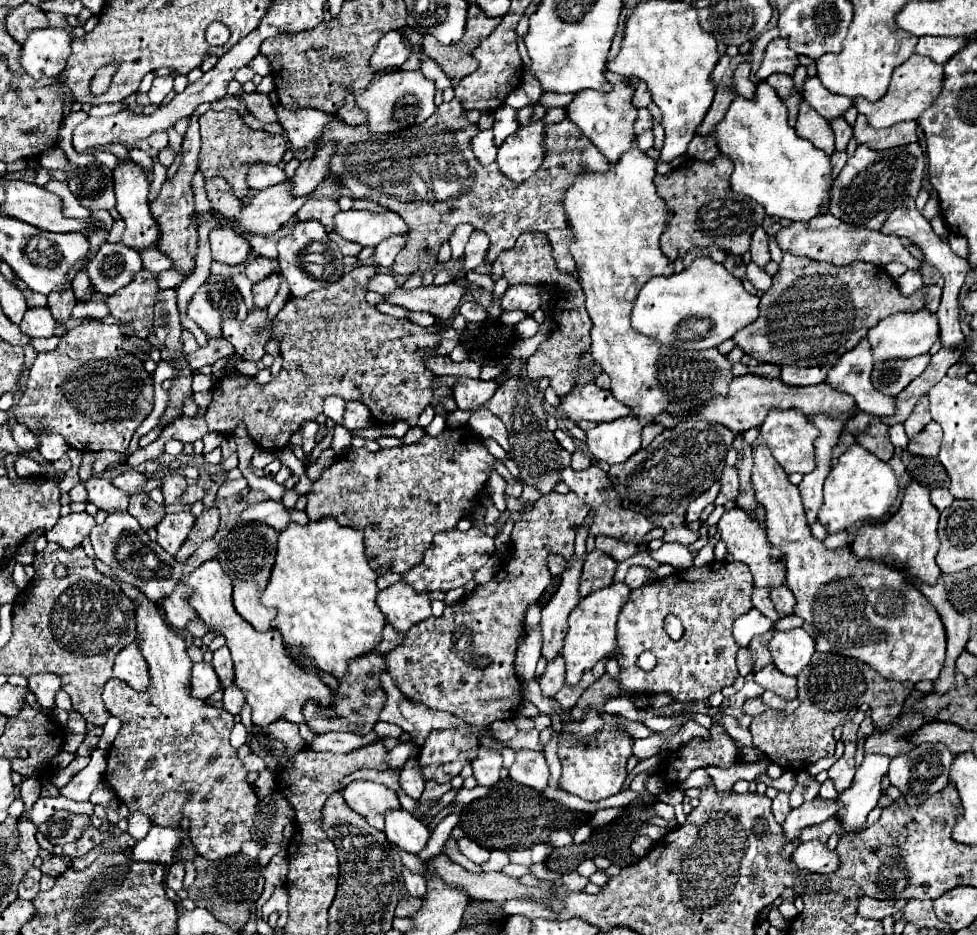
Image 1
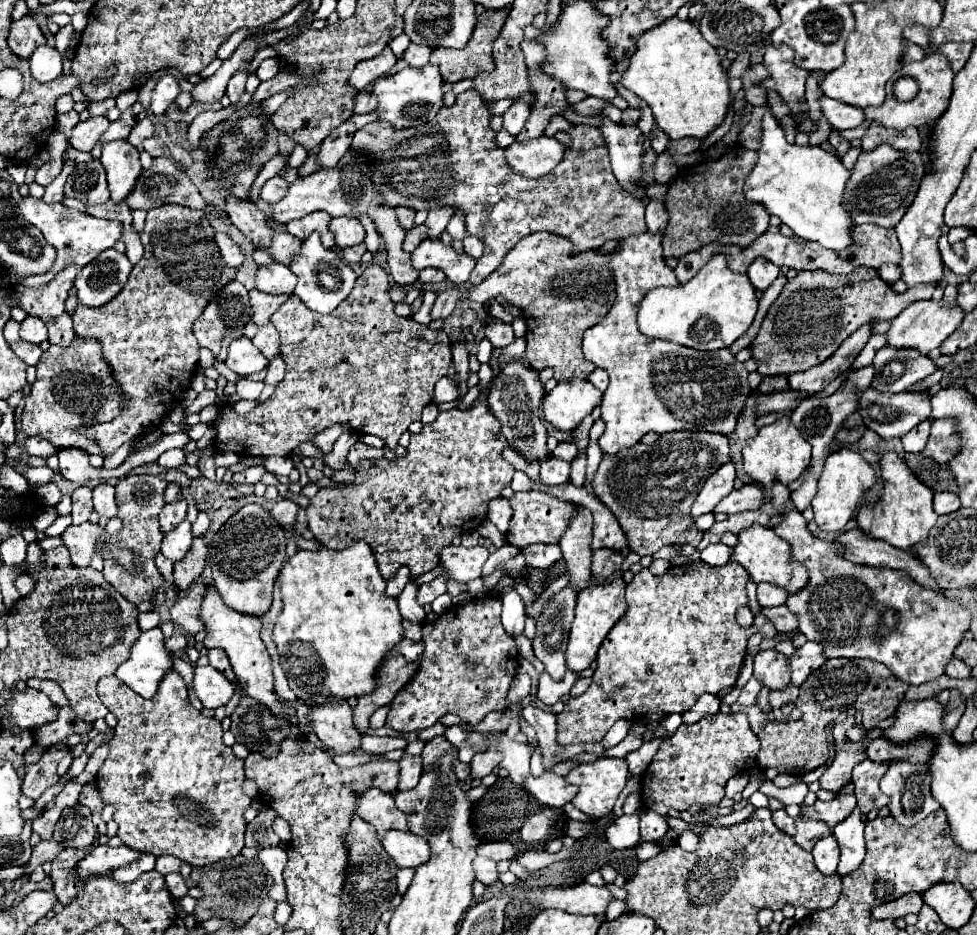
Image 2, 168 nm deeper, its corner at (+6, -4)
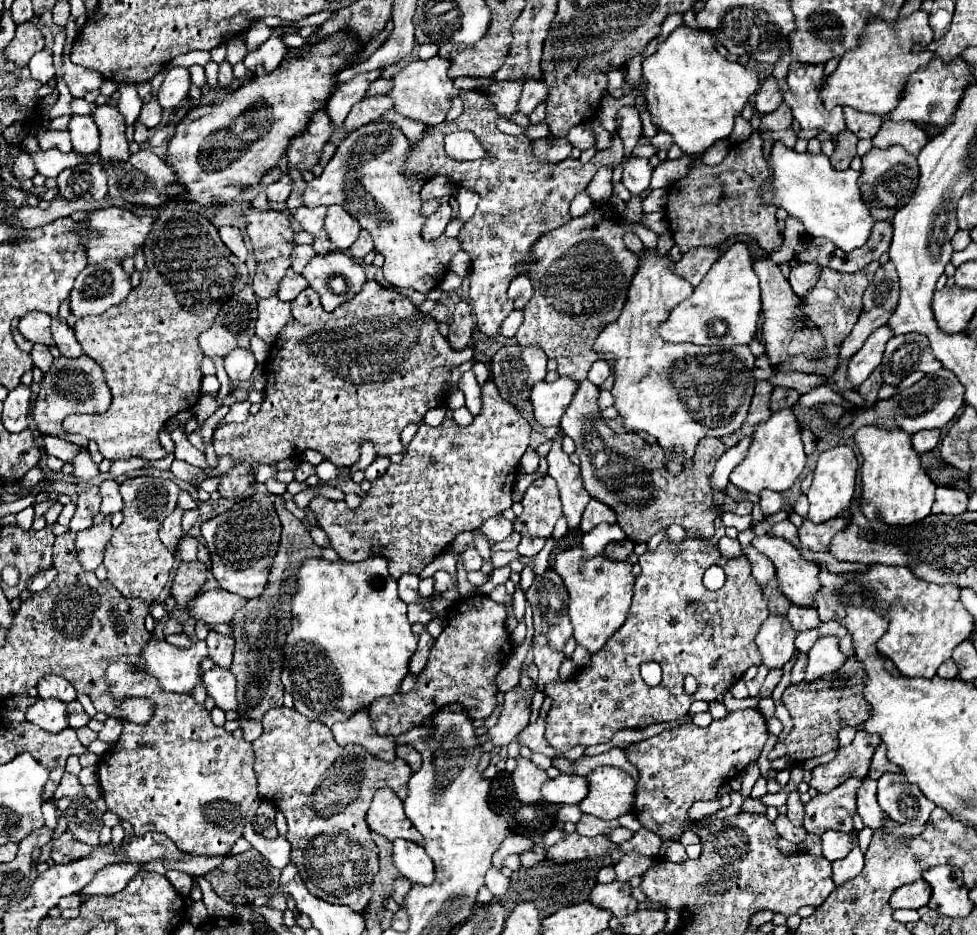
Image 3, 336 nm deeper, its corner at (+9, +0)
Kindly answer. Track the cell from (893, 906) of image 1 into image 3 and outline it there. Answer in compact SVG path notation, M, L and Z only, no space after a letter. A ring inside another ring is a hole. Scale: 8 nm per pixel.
M917 879L915 883L899 887L891 895L889 905L891 905L891 909L919 909L919 907L927 905L929 895L931 895L929 885L923 879Z

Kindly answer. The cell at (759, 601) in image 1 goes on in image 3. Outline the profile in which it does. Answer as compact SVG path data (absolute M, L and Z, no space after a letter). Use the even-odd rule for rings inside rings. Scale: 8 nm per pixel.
M791 605L787 611L787 619L791 621L791 627L795 631L805 631L805 629L813 629L819 625L819 617L817 611L811 609L803 609L799 605Z

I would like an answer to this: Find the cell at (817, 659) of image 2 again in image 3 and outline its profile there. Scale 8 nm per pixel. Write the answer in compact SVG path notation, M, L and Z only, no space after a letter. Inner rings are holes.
M821 637L815 641L815 645L807 653L809 663L805 671L805 681L815 681L825 673L837 671L845 663L845 655L839 651L839 639L837 637Z

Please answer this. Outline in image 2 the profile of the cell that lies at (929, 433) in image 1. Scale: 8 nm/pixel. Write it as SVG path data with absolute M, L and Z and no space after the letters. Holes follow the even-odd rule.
M938 419L932 421L932 431L930 431L930 441L924 449L924 455L932 457L938 463L948 463L952 461L960 451L960 439L958 431L952 419Z

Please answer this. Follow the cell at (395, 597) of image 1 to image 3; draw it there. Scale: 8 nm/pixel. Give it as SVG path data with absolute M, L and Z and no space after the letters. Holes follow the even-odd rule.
M437 571L435 575L433 575L433 587L435 587L435 591L439 591L439 593L443 593L443 591L447 591L447 589L451 589L453 587L453 579L451 579L451 575L449 573L445 573L445 571Z

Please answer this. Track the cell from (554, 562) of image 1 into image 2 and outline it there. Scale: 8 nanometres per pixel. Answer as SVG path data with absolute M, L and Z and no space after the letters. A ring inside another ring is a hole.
M528 545L520 549L520 553L524 555L526 565L536 569L548 569L562 557L562 551L558 545Z

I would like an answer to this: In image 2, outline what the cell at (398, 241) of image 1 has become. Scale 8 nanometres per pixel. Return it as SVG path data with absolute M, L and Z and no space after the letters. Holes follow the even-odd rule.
M418 225L414 229L410 229L406 233L406 241L404 241L404 249L406 251L414 251L424 239L428 239L428 227L426 225Z

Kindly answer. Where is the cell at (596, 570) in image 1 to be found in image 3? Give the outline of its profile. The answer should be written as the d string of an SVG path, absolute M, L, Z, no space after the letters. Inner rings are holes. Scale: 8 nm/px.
M625 539L625 541L613 541L613 543L609 543L609 545L605 547L603 555L605 555L607 559L625 561L625 559L633 553L633 547L635 547L635 545L631 545L629 539Z

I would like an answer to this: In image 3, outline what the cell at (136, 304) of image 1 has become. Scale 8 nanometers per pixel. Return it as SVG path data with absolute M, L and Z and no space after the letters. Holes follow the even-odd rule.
M169 207L159 209L155 225L147 235L147 241L143 243L143 253L145 269L141 271L139 287L133 287L127 299L107 309L107 313L81 317L73 327L83 353L103 367L105 381L109 383L113 393L113 403L103 415L69 415L63 421L63 429L67 433L77 433L87 437L89 441L95 441L99 445L99 453L111 461L129 457L145 457L149 461L155 461L167 455L159 442L159 429L179 411L185 411L187 407L191 409L201 395L203 375L199 371L199 365L205 355L197 343L197 337L211 327L221 301L229 299L239 289L243 289L243 285L247 285L247 265L223 245L217 229L205 217L193 211Z

